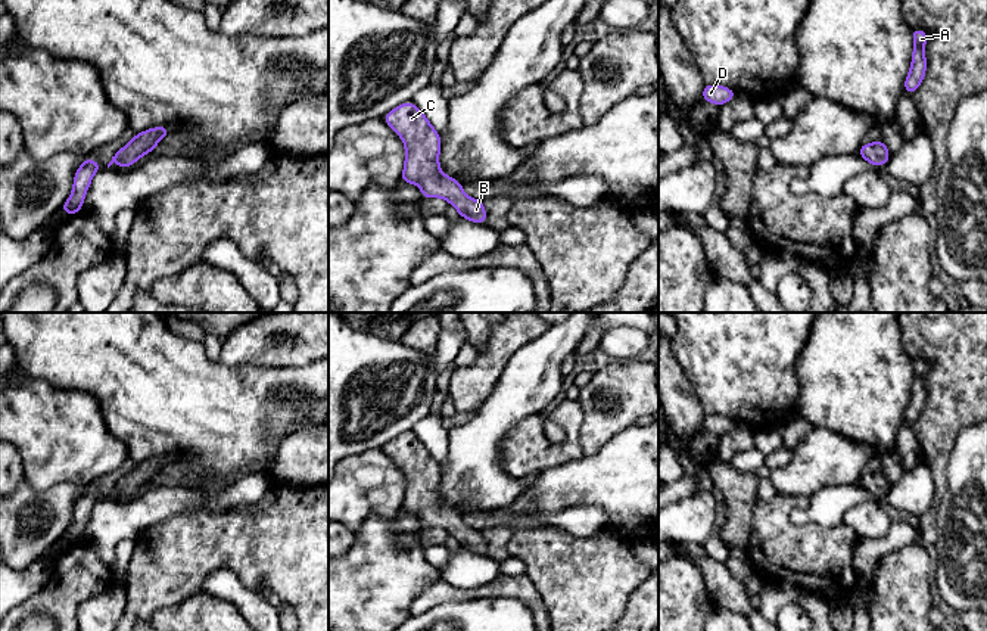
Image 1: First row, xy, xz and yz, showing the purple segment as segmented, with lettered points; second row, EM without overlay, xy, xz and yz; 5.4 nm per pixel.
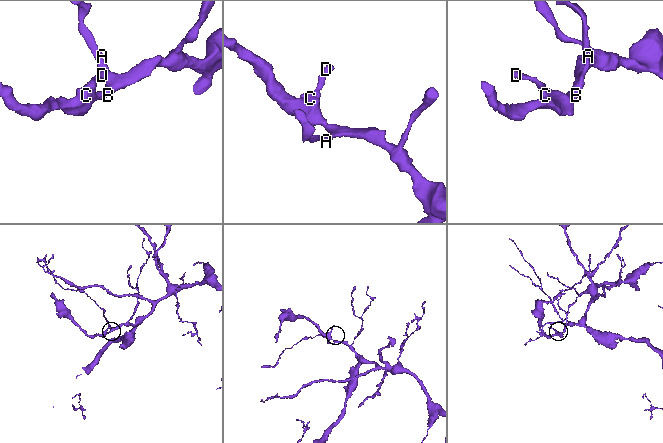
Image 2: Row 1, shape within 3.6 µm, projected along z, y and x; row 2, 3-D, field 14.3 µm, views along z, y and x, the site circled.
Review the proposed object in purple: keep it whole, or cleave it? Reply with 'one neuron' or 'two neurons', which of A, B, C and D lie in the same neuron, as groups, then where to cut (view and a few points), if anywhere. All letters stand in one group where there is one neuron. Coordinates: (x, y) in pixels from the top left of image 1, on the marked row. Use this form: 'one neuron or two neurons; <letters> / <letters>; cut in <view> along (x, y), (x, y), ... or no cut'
one neuron; A B C D; no cut

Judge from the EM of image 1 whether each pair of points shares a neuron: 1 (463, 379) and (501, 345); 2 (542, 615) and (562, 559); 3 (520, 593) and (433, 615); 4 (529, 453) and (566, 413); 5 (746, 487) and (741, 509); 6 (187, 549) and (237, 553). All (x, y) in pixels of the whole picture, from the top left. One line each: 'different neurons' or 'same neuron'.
1: same neuron
2: different neurons
3: different neurons
4: same neuron
5: same neuron
6: same neuron

